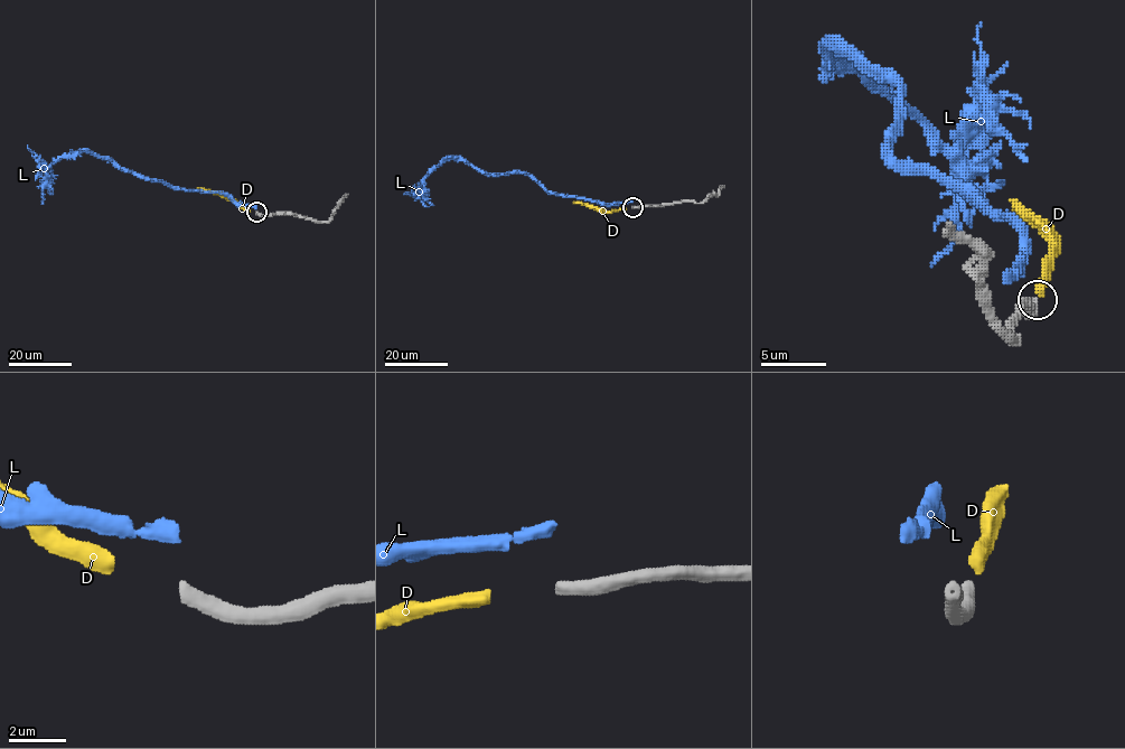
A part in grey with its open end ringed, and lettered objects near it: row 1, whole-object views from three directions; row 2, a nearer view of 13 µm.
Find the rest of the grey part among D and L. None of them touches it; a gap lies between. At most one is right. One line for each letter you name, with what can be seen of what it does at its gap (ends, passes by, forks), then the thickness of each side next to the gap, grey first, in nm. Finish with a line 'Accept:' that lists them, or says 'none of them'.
D: it ends | 440/500 nm
Accept: D

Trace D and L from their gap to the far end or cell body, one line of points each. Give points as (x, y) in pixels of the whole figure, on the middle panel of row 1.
D: (626, 208), (603, 212), (573, 202)
L: (631, 202), (601, 204), (549, 193), (526, 174), (486, 174), (459, 158), (447, 158), (416, 193), (403, 194)

